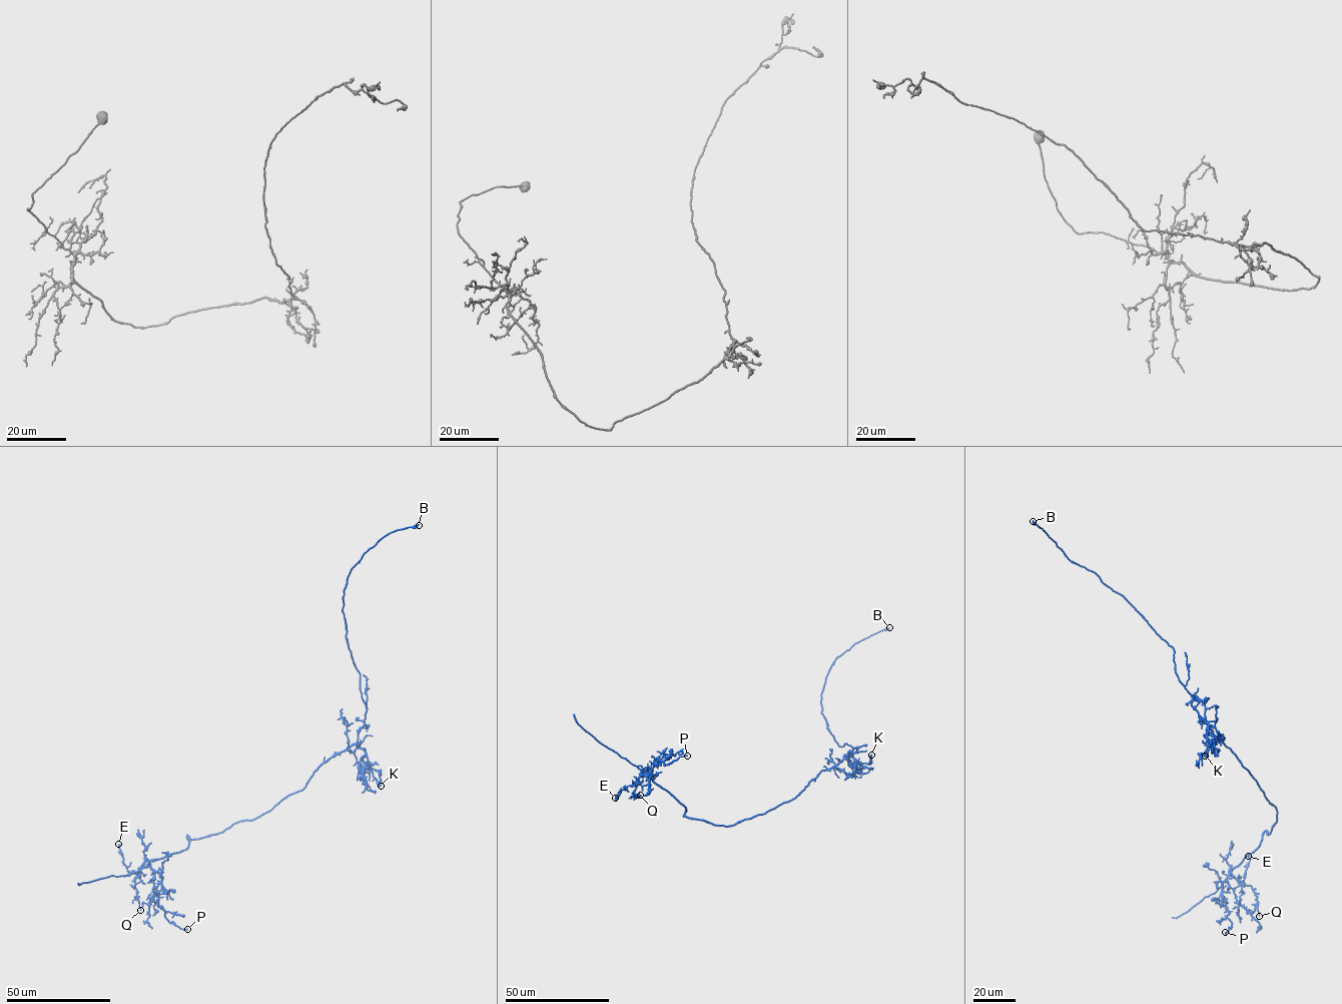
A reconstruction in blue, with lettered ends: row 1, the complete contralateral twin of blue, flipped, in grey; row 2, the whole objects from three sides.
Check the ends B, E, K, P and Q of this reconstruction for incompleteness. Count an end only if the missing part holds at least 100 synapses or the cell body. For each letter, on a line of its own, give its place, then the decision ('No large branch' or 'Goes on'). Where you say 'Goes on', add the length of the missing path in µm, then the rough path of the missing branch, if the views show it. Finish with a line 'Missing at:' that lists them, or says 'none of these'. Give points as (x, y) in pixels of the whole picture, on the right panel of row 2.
B: Place: (1033, 521). No large branch
E: Place: (1248, 856). No large branch
K: Place: (1205, 756). No large branch
P: Place: (1225, 932). No large branch
Q: Place: (1259, 916). No large branch
Missing at: none of these

